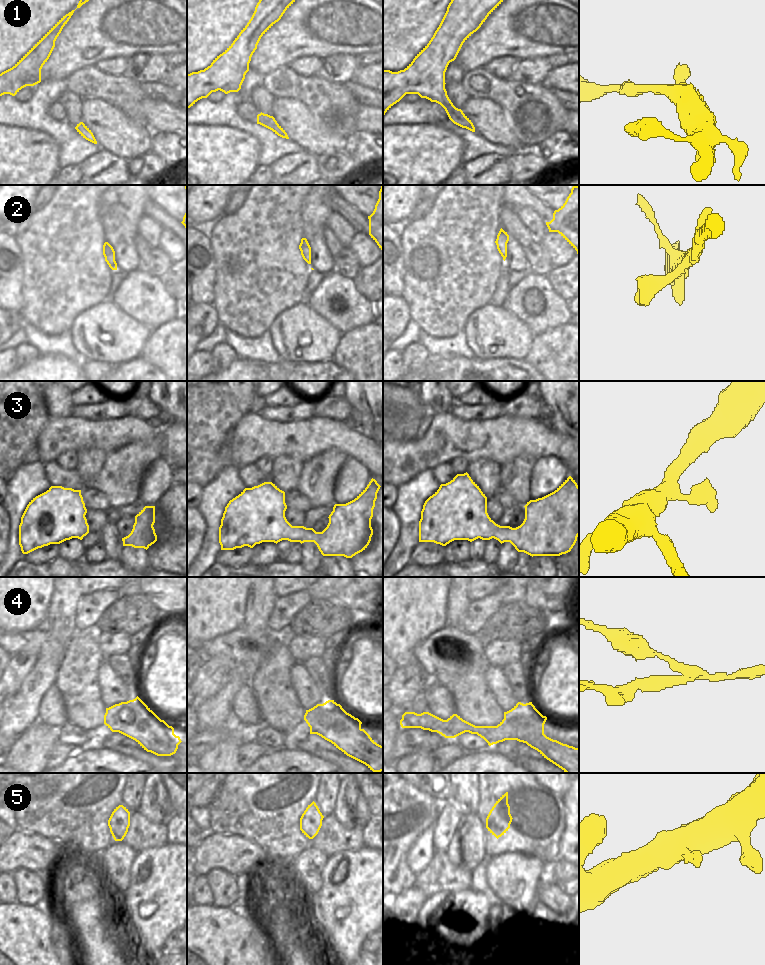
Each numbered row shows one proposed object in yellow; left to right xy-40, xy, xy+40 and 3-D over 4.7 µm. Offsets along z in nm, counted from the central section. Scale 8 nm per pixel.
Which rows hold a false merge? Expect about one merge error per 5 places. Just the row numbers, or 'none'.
4

